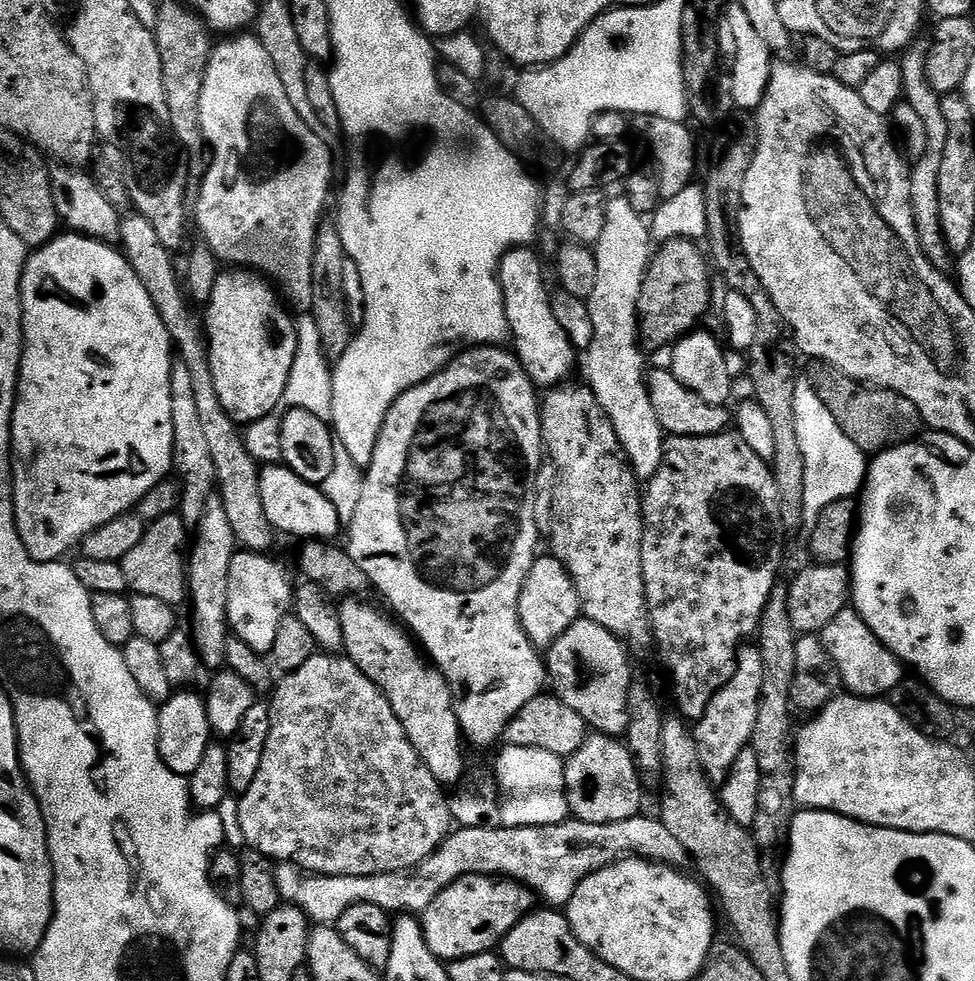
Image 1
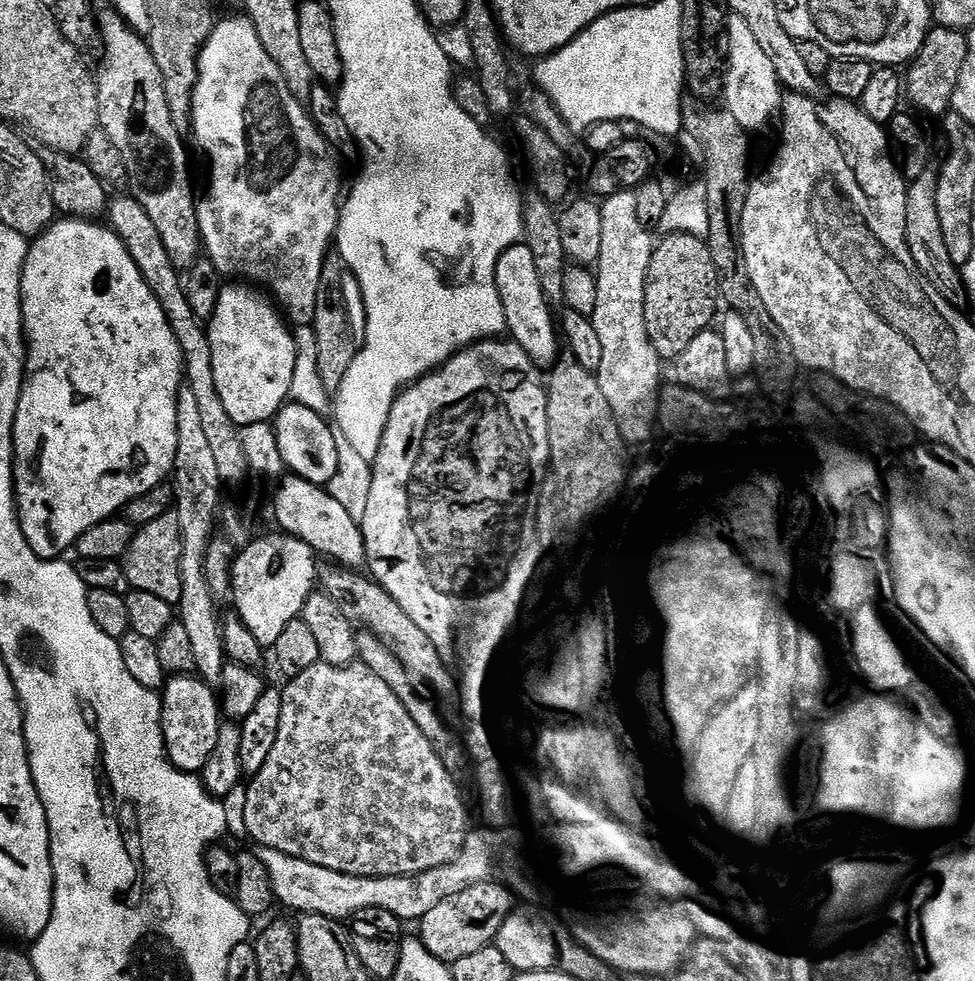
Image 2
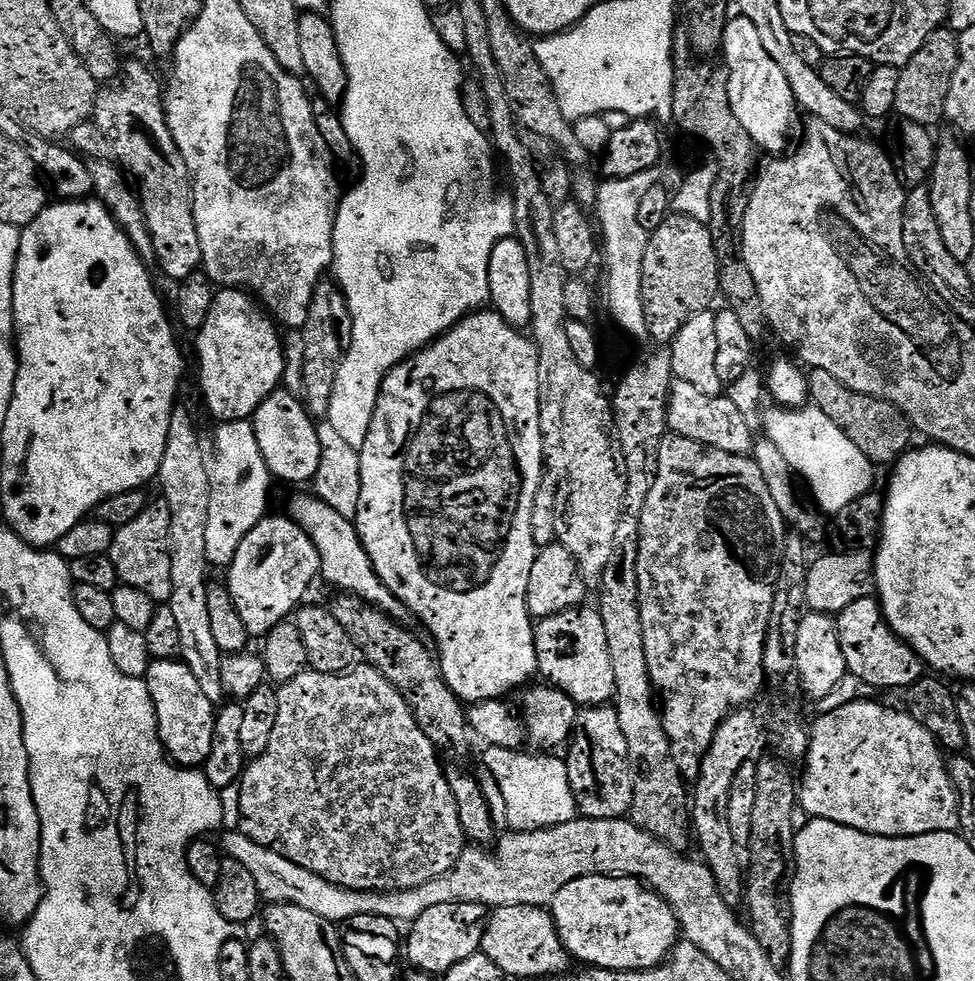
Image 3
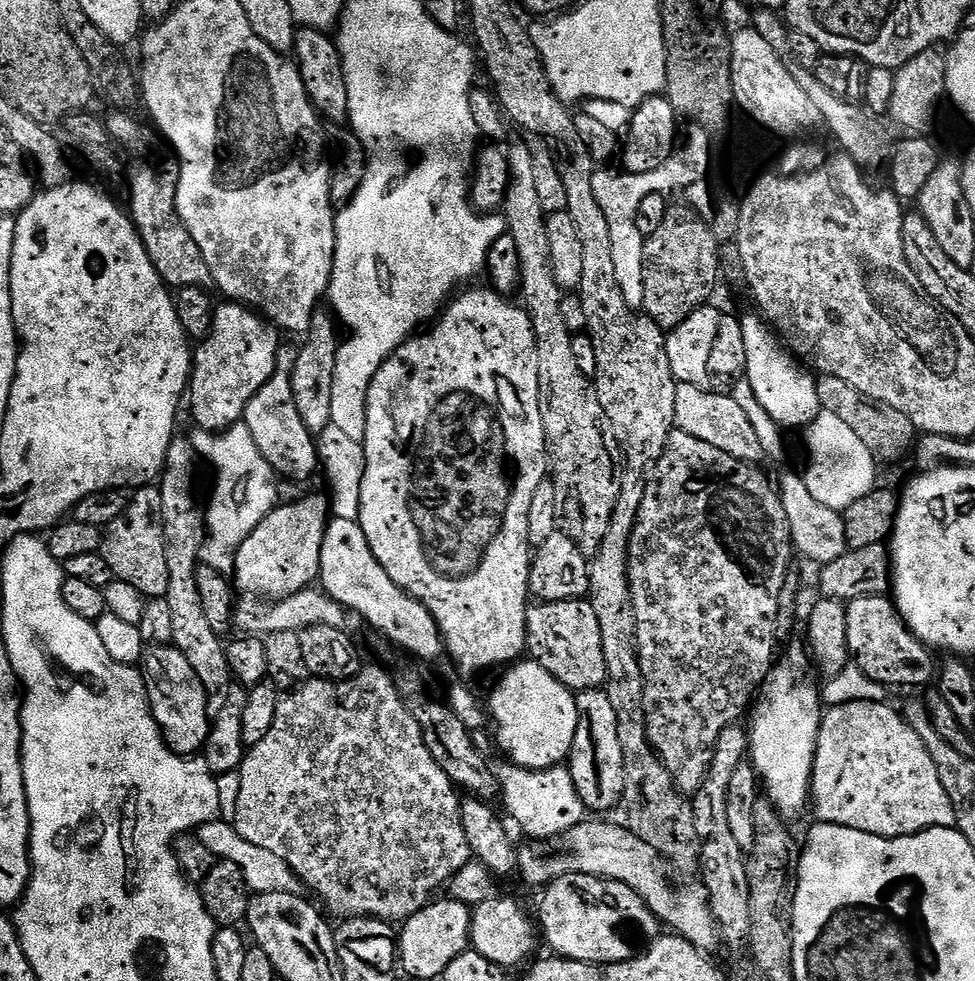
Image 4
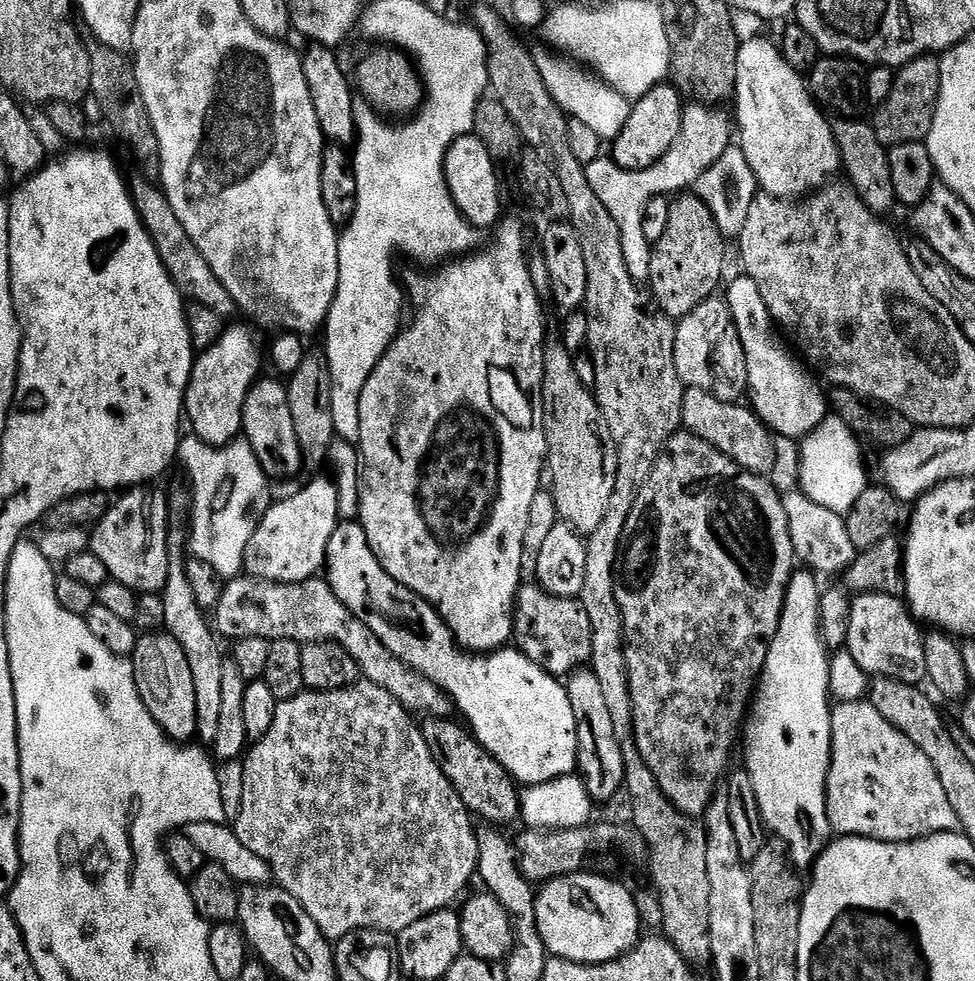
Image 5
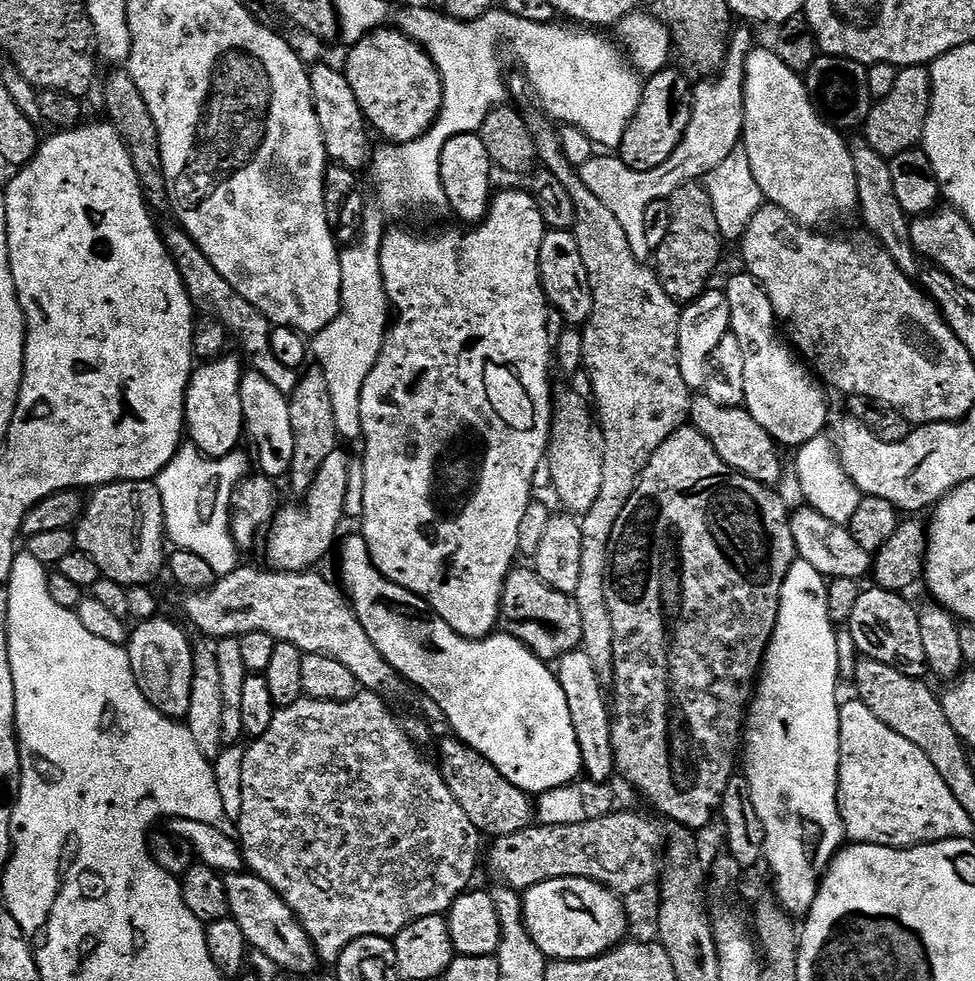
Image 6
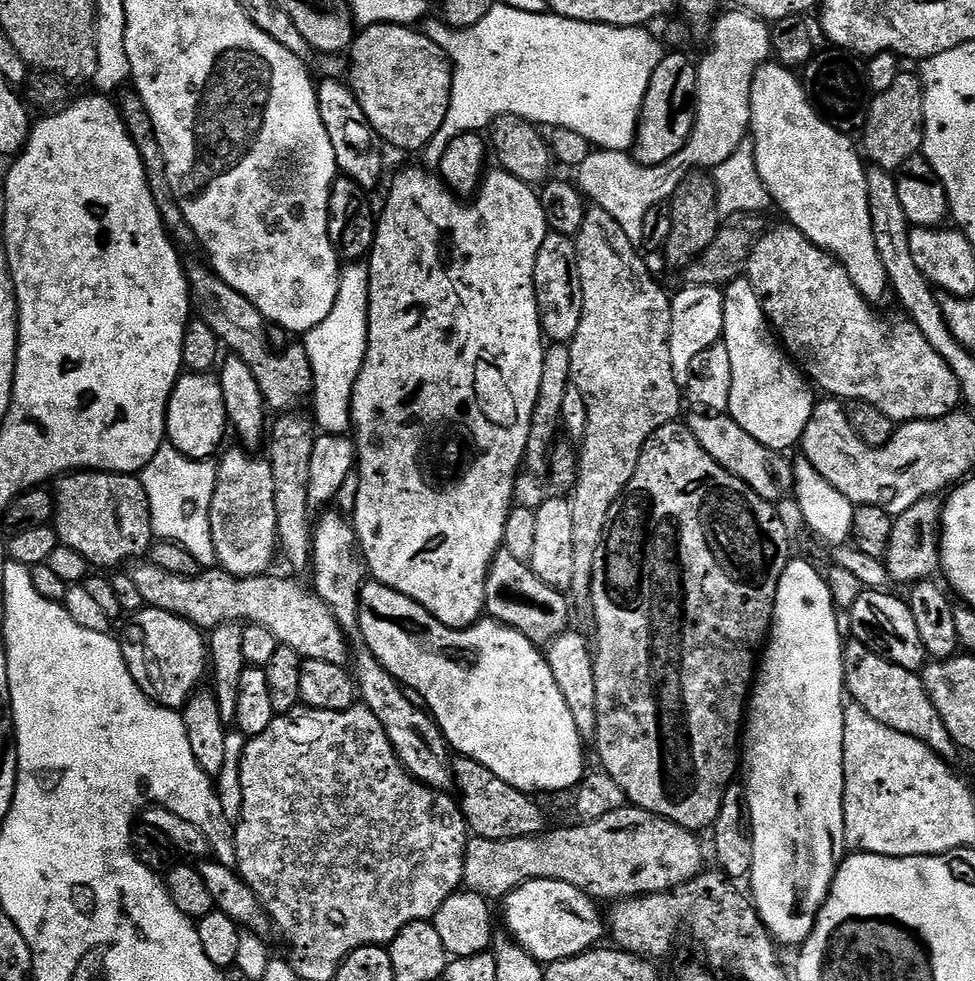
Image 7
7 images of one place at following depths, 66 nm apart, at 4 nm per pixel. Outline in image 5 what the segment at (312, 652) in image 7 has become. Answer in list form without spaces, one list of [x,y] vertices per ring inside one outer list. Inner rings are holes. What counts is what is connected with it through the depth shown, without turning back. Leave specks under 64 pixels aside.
[[[247,574],[237,576],[240,576],[237,580],[229,579],[225,583],[222,598],[214,606],[213,612],[216,613],[210,616],[213,629],[225,641],[235,642],[253,636],[269,642],[296,640],[303,646],[326,640],[330,644],[342,646],[360,667],[361,677],[394,695],[408,712],[420,713],[429,719],[453,719],[457,715],[452,697],[394,656],[376,637],[374,630],[370,630],[370,626],[361,622],[340,601],[327,579],[313,578],[297,584],[275,584],[255,580]]]

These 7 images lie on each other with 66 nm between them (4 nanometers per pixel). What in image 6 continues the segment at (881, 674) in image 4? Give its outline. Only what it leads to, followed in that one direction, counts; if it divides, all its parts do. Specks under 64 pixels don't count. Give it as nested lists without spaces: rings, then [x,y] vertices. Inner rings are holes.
[[[875,586],[861,591],[854,614],[848,619],[846,627],[853,635],[853,644],[861,657],[874,662],[886,662],[910,678],[924,678],[929,675],[925,647],[921,641],[919,614],[915,607],[904,601],[898,592],[888,592]]]

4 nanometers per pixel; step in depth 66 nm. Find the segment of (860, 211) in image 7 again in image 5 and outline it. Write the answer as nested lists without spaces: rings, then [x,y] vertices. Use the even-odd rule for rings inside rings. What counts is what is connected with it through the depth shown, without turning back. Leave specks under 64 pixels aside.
[[[756,36],[753,40],[745,39],[741,43],[738,50],[735,104],[734,124],[738,129],[738,146],[746,154],[746,162],[750,162],[750,170],[754,170],[754,178],[761,193],[776,196],[779,200],[795,201],[823,188],[835,177],[832,175],[836,171],[841,171],[839,146],[829,117],[813,100],[805,77],[789,66],[773,41],[771,44]]]

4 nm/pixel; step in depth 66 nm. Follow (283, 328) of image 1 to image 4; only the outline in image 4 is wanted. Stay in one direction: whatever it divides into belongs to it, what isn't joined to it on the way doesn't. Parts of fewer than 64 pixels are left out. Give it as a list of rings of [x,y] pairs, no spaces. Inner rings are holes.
[[[224,302],[216,309],[212,333],[195,349],[190,377],[192,416],[201,429],[221,433],[243,421],[246,406],[266,382],[277,375],[276,355],[281,333],[259,312],[239,303]]]

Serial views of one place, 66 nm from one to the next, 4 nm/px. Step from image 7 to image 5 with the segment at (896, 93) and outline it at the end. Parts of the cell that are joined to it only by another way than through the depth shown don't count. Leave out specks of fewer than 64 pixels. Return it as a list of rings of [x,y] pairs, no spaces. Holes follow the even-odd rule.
[[[935,55],[920,56],[903,65],[896,72],[890,98],[879,105],[874,119],[877,138],[885,146],[893,144],[919,144],[927,141],[934,122],[936,103],[940,97],[940,61]]]

